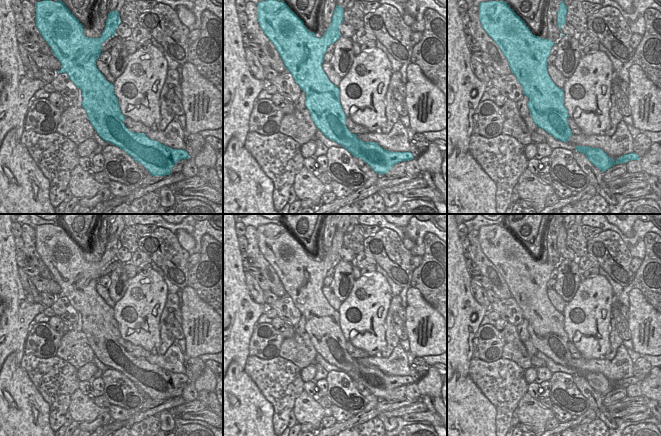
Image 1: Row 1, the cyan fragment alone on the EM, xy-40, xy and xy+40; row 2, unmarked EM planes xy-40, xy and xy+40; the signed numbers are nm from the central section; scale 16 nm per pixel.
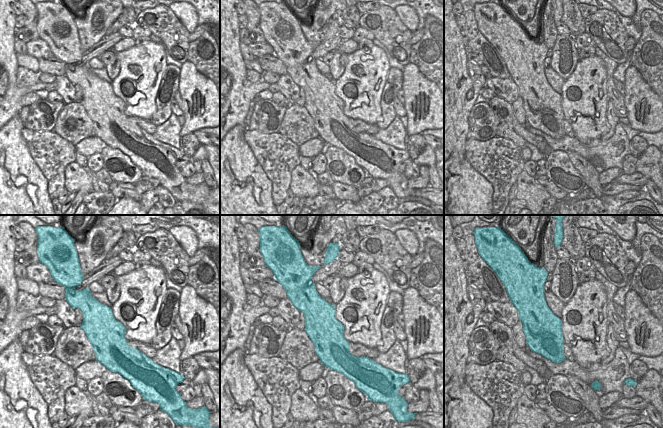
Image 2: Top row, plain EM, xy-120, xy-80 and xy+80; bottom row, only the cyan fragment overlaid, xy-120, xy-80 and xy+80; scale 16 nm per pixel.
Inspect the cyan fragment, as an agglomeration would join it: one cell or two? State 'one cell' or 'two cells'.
one cell

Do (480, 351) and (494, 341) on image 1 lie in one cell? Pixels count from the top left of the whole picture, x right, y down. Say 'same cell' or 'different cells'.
same cell

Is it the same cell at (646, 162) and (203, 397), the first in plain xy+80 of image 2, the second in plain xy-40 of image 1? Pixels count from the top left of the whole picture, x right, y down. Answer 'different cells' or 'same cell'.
different cells

